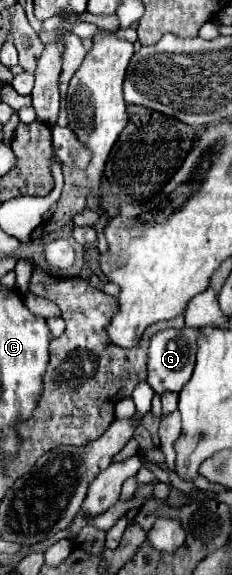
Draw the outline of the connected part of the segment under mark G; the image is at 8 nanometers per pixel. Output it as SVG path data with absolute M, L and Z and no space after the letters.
M169 328L163 332L157 332L151 338L149 346L149 376L147 384L153 388L155 394L163 396L165 392L181 392L183 386L189 382L195 366L195 352L197 352L197 330L195 328Z

